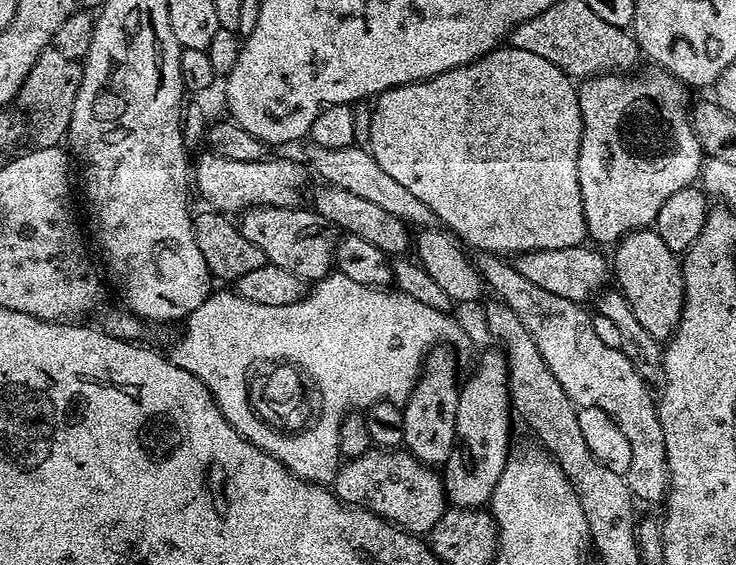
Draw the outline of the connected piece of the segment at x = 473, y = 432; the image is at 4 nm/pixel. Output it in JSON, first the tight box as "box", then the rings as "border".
{"box":[442,351,512,508],"border":[[[503,351],[484,352],[472,377],[468,382],[460,384],[458,398],[458,418],[456,419],[456,441],[447,462],[442,466],[444,495],[447,503],[454,508],[484,508],[494,494],[494,486],[498,486],[498,478],[502,478],[502,470],[510,459],[508,443],[512,440],[512,399],[508,393],[508,358]]]}

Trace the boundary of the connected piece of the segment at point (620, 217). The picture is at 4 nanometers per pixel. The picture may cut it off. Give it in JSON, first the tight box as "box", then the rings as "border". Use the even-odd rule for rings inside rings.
{"box":[578,71,706,245],"border":[[[651,71],[589,76],[578,88],[582,114],[578,186],[582,190],[587,235],[591,239],[593,236],[597,245],[615,245],[622,237],[655,225],[658,210],[662,210],[666,198],[677,190],[693,187],[699,181],[700,170],[704,166],[706,157],[690,119],[689,89],[668,72]]]}

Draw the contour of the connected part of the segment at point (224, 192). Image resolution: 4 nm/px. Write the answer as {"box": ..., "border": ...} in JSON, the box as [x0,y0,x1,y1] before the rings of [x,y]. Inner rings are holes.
{"box":[194,150,309,214],"border":[[[204,150],[204,153],[194,160],[194,188],[195,191],[196,188],[200,191],[200,196],[208,203],[205,205],[209,209],[225,214],[239,214],[257,206],[290,208],[301,203],[300,191],[303,190],[309,176],[305,165],[300,164],[295,164],[292,160],[271,158],[258,162],[234,162],[234,158],[226,158],[217,152]]]}

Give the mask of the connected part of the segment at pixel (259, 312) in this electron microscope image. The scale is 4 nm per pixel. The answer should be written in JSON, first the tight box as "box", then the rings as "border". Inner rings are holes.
{"box":[170,270,464,486],"border":[[[335,270],[315,281],[304,299],[290,306],[258,306],[258,302],[231,299],[228,300],[227,294],[219,290],[209,294],[206,302],[202,302],[202,306],[198,306],[198,310],[194,310],[183,321],[184,333],[173,342],[170,358],[174,366],[182,366],[182,370],[194,374],[194,378],[198,378],[198,382],[210,390],[218,410],[222,410],[226,422],[230,422],[230,426],[234,426],[242,438],[252,432],[252,436],[256,436],[254,446],[278,458],[284,468],[312,484],[328,486],[335,481],[338,461],[341,459],[339,426],[345,416],[353,410],[371,409],[379,400],[403,405],[420,377],[428,350],[440,345],[456,346],[464,336],[463,330],[451,320],[453,317],[449,313],[434,310],[434,306],[422,306],[422,302],[396,290],[367,288],[362,286],[362,282],[353,282],[351,278],[346,278],[346,274]],[[263,360],[290,364],[311,383],[312,380],[316,383],[316,392],[320,395],[320,413],[317,416],[315,413],[310,426],[299,432],[286,432],[273,428],[256,415],[252,403],[248,401],[248,386],[253,371],[251,368]]]}

